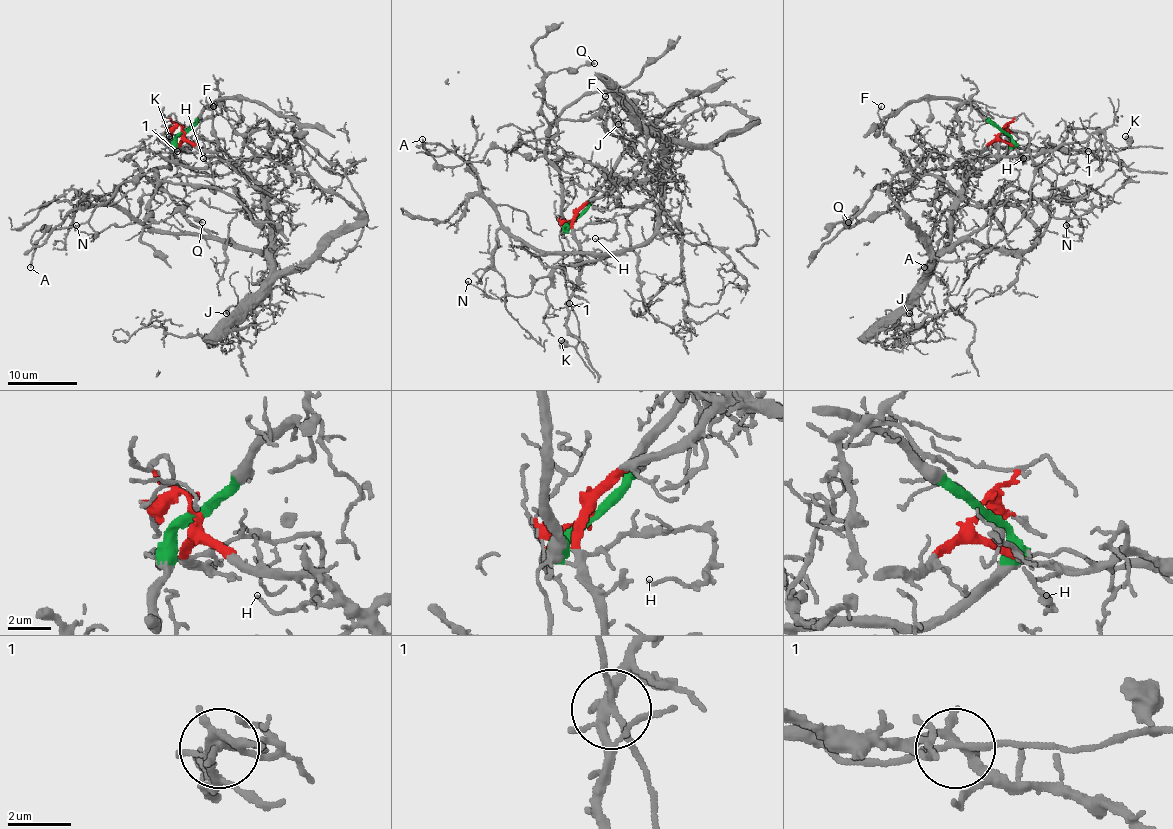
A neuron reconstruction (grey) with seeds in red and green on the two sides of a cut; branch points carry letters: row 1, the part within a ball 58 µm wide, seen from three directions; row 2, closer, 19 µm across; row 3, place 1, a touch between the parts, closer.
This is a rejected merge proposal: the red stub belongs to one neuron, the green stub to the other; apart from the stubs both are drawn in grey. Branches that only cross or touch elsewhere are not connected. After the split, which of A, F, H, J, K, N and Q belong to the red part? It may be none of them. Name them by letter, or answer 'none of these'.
F, H, J, N

